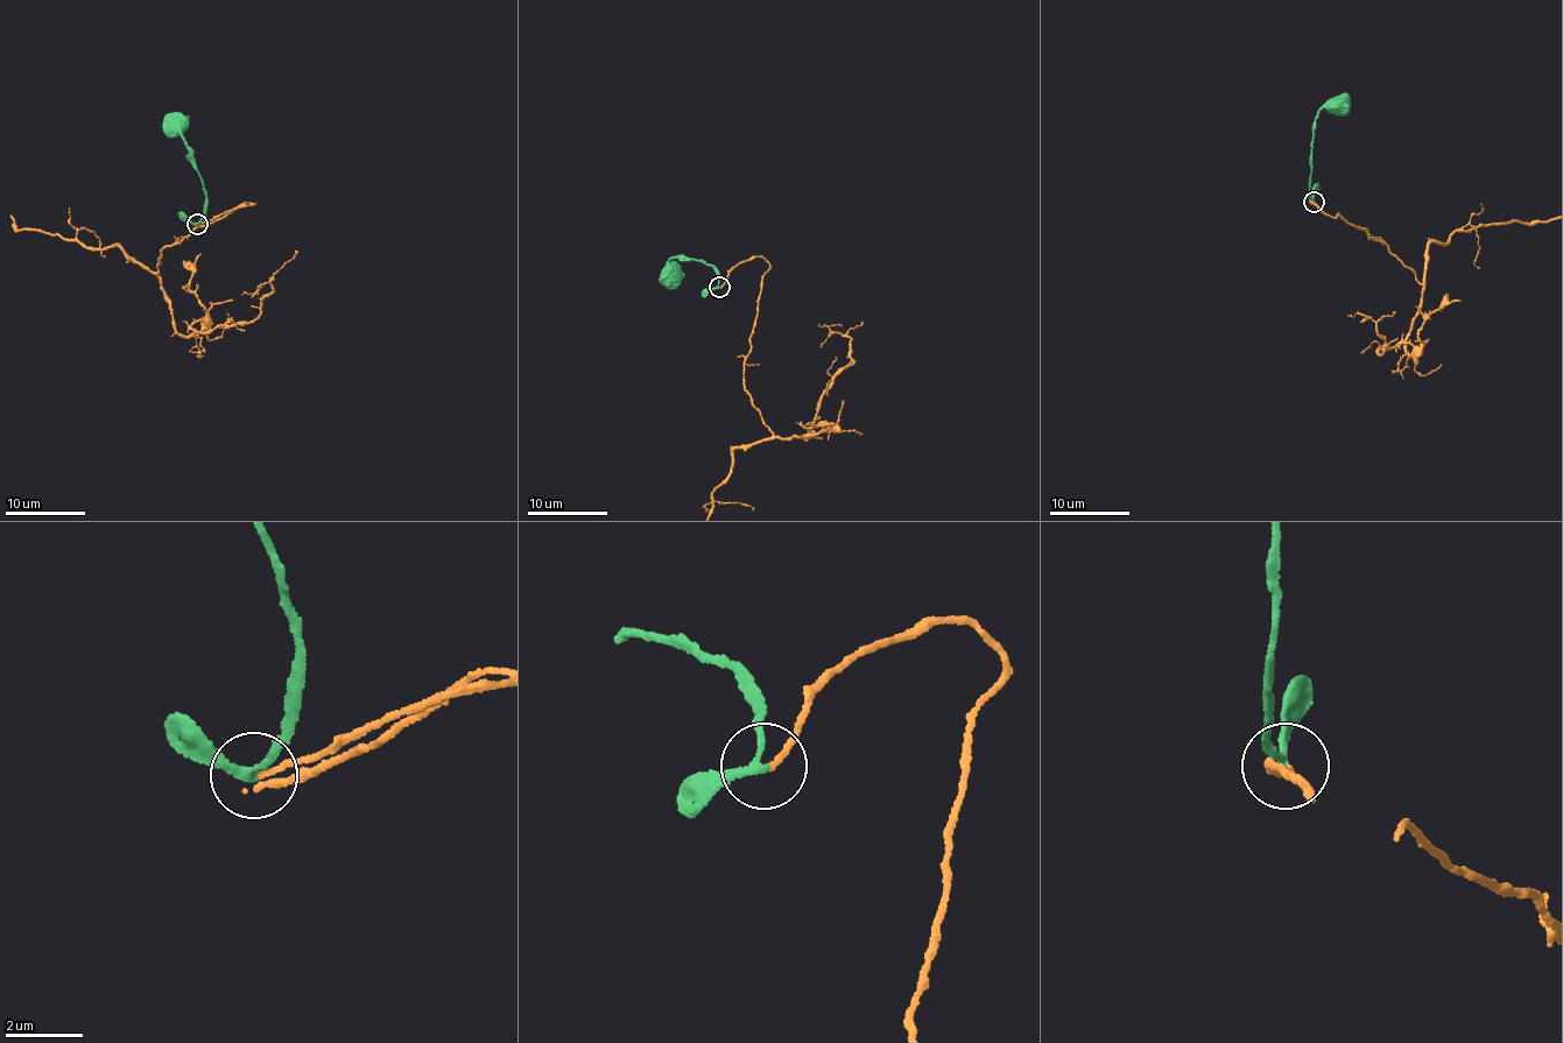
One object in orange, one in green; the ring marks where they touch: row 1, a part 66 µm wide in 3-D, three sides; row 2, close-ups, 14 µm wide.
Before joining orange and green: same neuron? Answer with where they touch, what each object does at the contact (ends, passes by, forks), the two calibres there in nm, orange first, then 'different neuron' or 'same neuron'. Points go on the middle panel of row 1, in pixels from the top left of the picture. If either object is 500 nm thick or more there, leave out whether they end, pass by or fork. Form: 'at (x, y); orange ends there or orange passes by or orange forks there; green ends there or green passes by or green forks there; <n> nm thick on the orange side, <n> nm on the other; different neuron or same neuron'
at (719, 287); orange ends there; green passes by; 150 nm thick on the orange side, 170 nm on the other; same neuron

